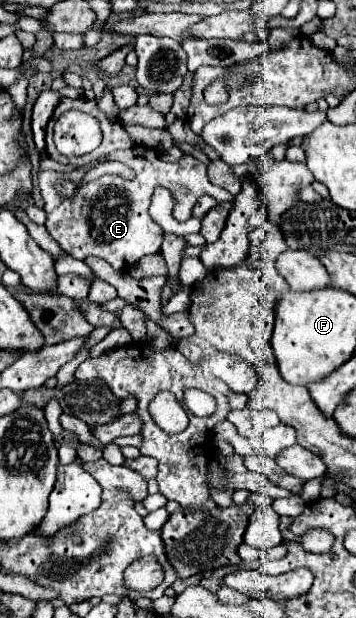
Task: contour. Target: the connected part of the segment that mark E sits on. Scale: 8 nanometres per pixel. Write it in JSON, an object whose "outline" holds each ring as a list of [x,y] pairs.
{"outline":[[[134,145],[124,149],[124,163],[134,171],[134,179],[124,179],[118,175],[104,175],[90,183],[80,183],[74,197],[62,197],[58,193],[60,175],[56,171],[40,171],[38,185],[44,199],[46,229],[52,239],[72,257],[84,259],[96,255],[106,259],[114,269],[124,271],[136,265],[144,255],[160,253],[164,241],[164,231],[150,219],[148,205],[156,185],[164,185],[176,197],[174,217],[180,221],[190,219],[192,207],[202,195],[210,195],[216,201],[232,201],[234,197],[222,187],[208,181],[206,165],[202,165],[192,155],[182,155],[180,161],[162,161],[160,155],[144,145]]]}

